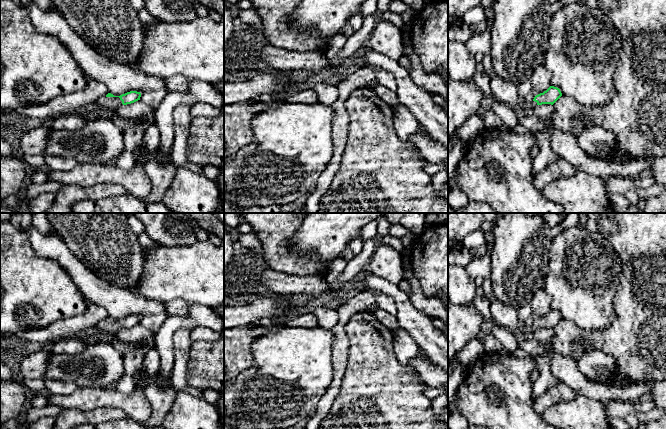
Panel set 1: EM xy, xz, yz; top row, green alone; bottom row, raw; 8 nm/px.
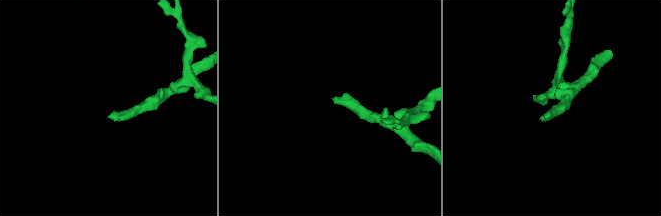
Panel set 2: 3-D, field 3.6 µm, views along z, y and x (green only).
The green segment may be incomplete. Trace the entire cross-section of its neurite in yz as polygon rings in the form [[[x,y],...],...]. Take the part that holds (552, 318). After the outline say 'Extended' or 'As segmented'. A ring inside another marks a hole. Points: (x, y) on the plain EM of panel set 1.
[[[550,310],[543,317],[536,319],[533,325],[528,329],[528,332],[534,332],[542,328],[553,329],[561,320],[562,320],[562,317],[559,312]]]. Extended

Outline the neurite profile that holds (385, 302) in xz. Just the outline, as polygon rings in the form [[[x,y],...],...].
[[[381,293],[376,297],[376,304],[379,309],[386,311],[393,316],[396,316],[398,313],[398,308],[394,299],[385,293]]]

